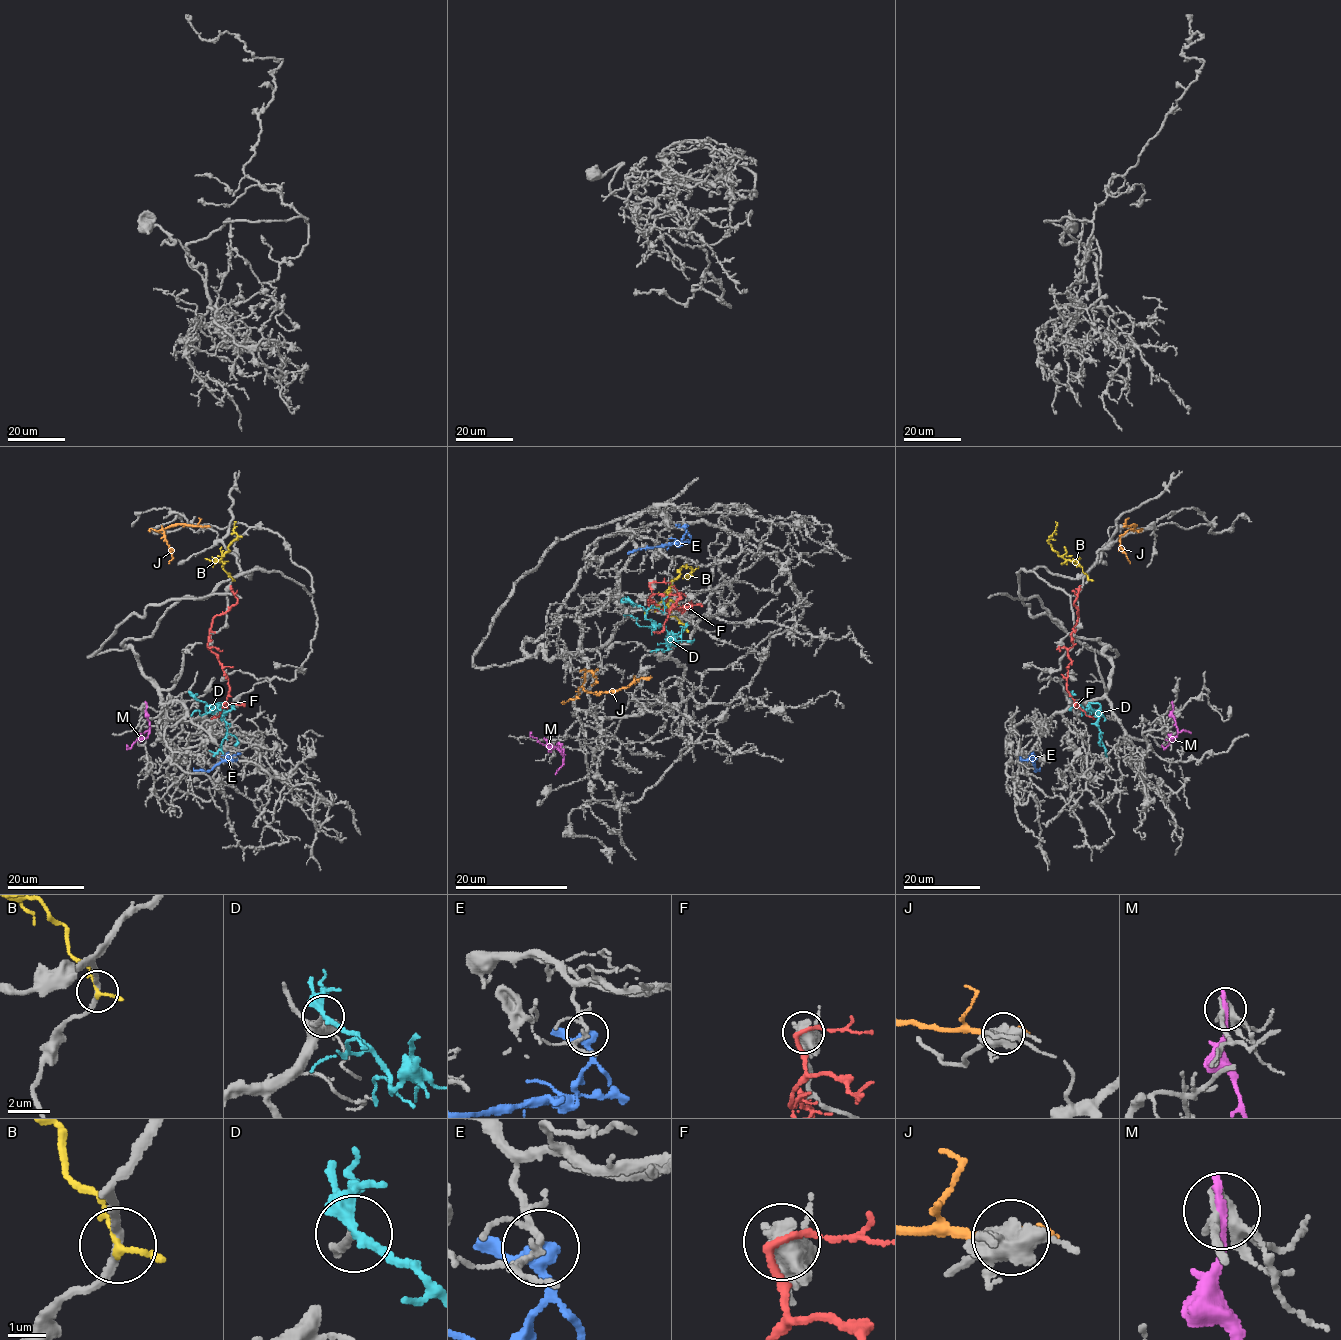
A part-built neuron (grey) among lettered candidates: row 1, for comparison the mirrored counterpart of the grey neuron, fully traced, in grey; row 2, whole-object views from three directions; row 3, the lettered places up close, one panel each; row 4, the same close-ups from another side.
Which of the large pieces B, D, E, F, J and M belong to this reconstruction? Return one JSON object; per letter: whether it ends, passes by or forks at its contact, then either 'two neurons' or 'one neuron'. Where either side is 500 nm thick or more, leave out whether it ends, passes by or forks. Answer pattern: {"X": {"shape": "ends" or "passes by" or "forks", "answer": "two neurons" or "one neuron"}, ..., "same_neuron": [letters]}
{"B": {"shape": "passes by", "answer": "two neurons"}, "D": {"shape": "passes by", "answer": "one neuron"}, "E": {"shape": "passes by", "answer": "two neurons"}, "F": {"shape": "passes by", "answer": "two neurons"}, "J": {"shape": "ends", "answer": "two neurons"}, "M": {"shape": "ends", "answer": "two neurons"}, "same_neuron": ["D"]}

